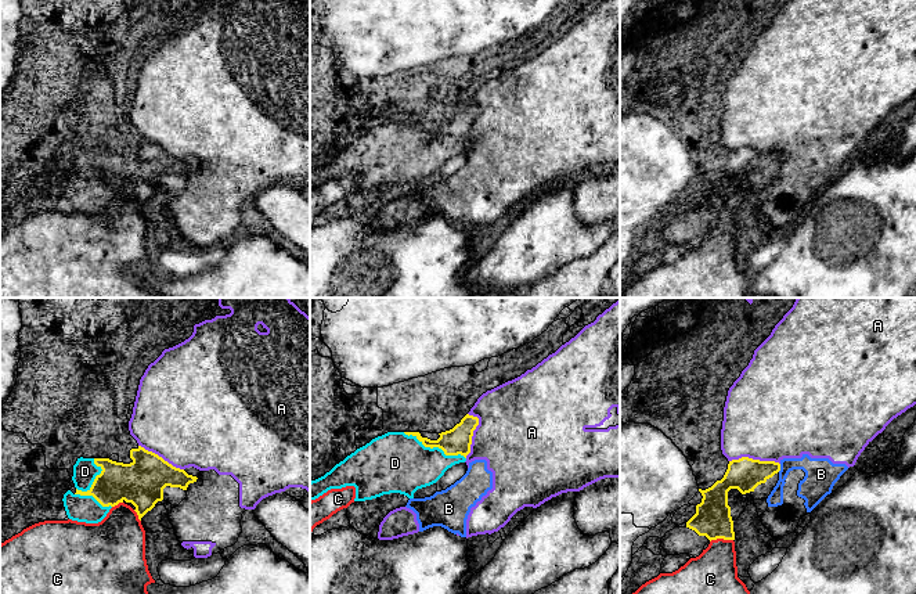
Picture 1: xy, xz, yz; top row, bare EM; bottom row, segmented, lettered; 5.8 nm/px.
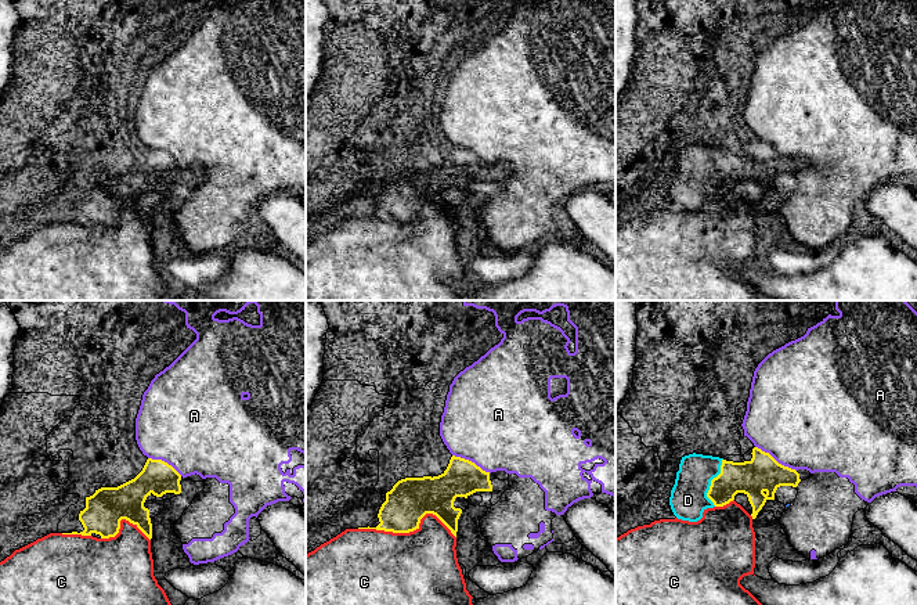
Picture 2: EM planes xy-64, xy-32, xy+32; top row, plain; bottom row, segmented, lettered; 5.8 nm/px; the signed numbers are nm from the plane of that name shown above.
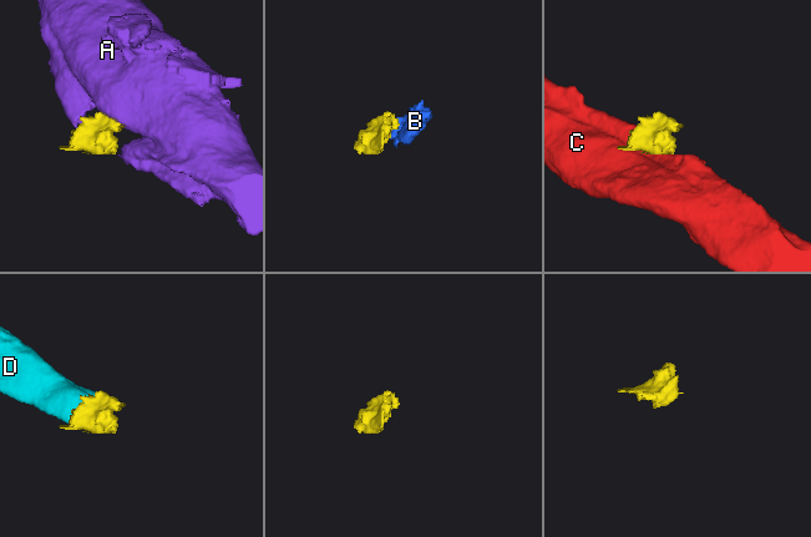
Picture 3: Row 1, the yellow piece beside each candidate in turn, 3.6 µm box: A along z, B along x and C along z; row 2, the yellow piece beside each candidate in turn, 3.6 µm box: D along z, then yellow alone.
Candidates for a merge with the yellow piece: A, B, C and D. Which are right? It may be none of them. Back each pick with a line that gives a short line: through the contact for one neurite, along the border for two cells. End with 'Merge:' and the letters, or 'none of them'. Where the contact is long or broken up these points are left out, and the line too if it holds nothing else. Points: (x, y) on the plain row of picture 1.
Merge: D

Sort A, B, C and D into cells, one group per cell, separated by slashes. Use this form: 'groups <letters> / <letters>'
groups A B / C / D

